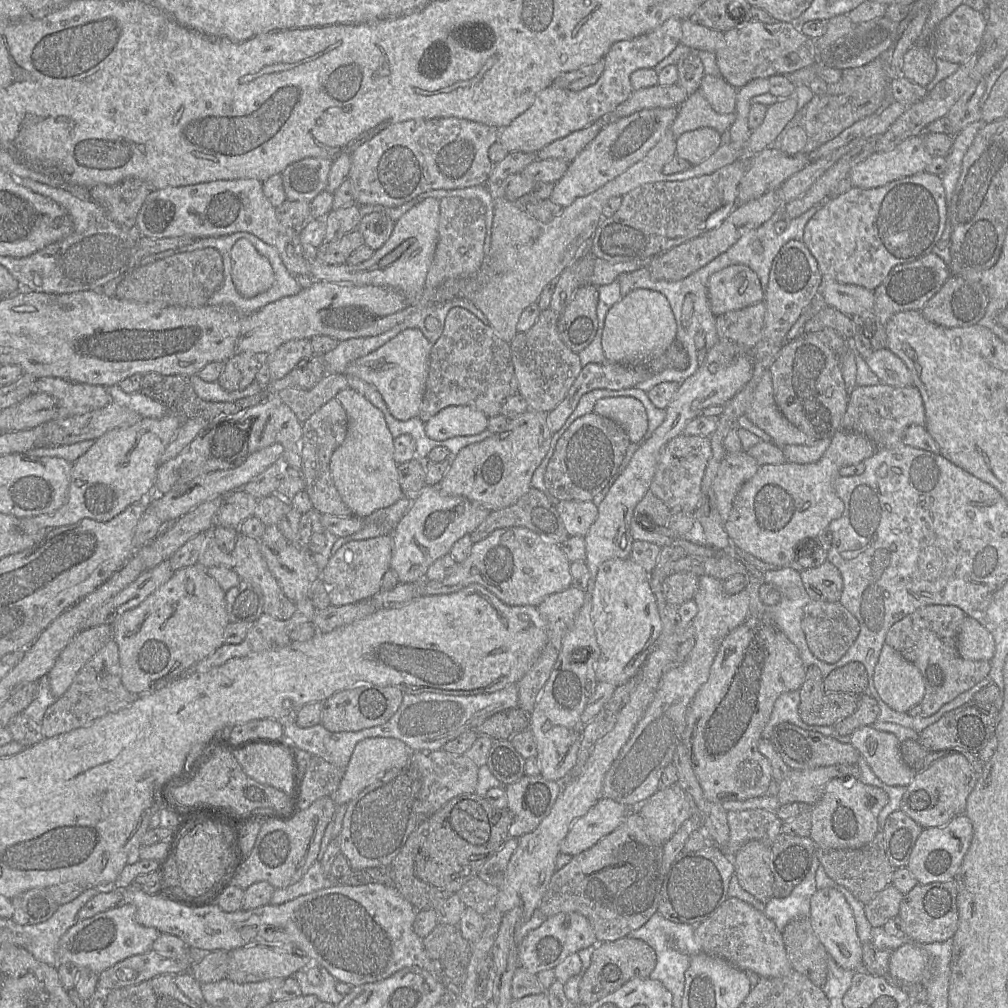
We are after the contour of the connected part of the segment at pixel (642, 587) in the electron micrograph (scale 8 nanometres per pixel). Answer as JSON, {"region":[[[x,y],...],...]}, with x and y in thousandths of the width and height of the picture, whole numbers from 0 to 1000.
{"region":[[[626,554],[601,556],[593,564],[587,586],[587,615],[595,643],[595,652],[590,660],[593,677],[603,677],[613,682],[632,670],[657,628],[652,595],[645,582],[644,572],[645,569]]]}

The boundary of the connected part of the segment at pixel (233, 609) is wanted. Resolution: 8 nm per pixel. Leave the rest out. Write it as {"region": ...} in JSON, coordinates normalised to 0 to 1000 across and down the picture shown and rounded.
{"region":[[[239,575],[235,581],[223,587],[224,605],[227,617],[253,617],[261,608],[262,592],[258,582],[252,578]]]}

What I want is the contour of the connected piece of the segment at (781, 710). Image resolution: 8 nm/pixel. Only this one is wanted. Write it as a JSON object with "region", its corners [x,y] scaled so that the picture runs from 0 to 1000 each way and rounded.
{"region":[[[793,685],[776,688],[769,695],[764,712],[757,722],[755,733],[763,733],[770,719],[782,716],[802,725],[813,726],[834,737],[843,738],[842,729],[833,729],[826,720],[811,720],[798,717],[792,706],[794,696]]]}

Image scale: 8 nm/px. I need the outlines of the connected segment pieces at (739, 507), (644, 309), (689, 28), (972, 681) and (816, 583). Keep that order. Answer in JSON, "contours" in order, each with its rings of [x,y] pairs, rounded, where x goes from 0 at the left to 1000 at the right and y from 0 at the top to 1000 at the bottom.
{"contours":[[[[832,426],[824,435],[823,441],[815,454],[809,459],[780,458],[754,462],[748,472],[740,477],[730,490],[724,510],[718,519],[725,541],[769,563],[785,562],[791,553],[791,547],[803,537],[809,537],[825,516],[831,515],[836,510],[837,499],[827,485],[827,477],[832,472],[832,466],[856,458],[870,446],[870,442],[859,434]]],[[[630,287],[602,310],[596,334],[603,358],[621,363],[639,361],[657,352],[671,336],[672,322],[662,296],[653,289]]],[[[678,19],[675,43],[687,50],[709,53],[717,46],[717,41],[718,33],[688,23],[685,19]]],[[[921,600],[887,618],[881,625],[878,639],[907,659],[916,672],[918,688],[915,695],[901,705],[903,710],[921,711],[929,707],[936,699],[980,671],[982,656],[960,655],[950,647],[949,629],[958,611],[949,601]]],[[[821,556],[810,563],[795,565],[794,572],[805,595],[833,596],[836,574],[833,566]]]]}

